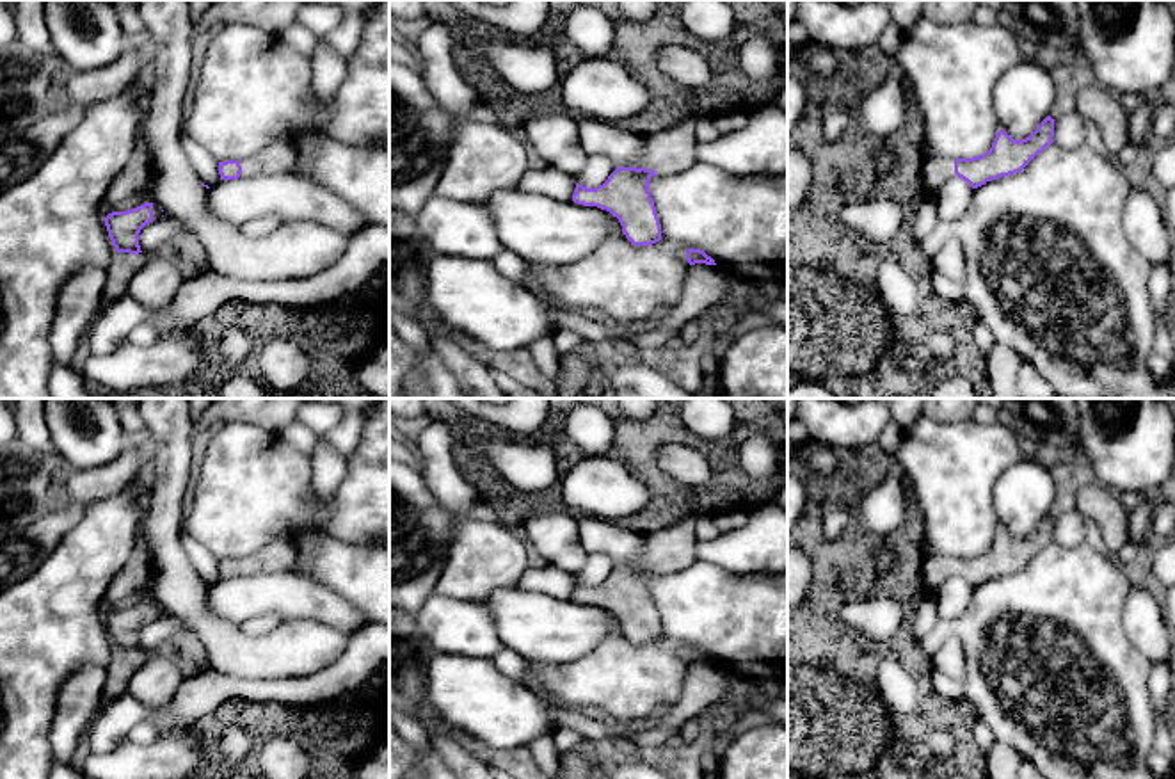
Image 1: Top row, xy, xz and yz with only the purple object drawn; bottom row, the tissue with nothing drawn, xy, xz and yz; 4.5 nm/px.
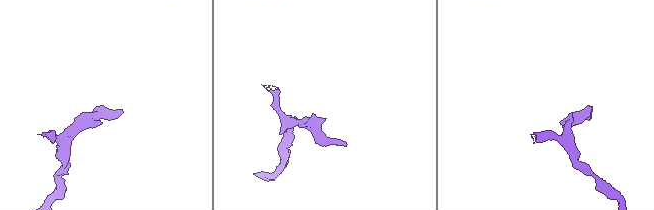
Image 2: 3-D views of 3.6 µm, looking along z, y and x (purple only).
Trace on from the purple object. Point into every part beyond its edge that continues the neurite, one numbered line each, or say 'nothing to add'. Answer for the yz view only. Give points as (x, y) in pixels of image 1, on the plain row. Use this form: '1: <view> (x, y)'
1: yz (935, 568)

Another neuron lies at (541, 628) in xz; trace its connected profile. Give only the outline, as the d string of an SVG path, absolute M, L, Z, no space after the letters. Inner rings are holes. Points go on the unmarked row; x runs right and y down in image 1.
M521 587L498 589L478 603L491 614L501 646L524 656L528 663L574 662L594 651L611 631L622 630L619 617L606 608Z

